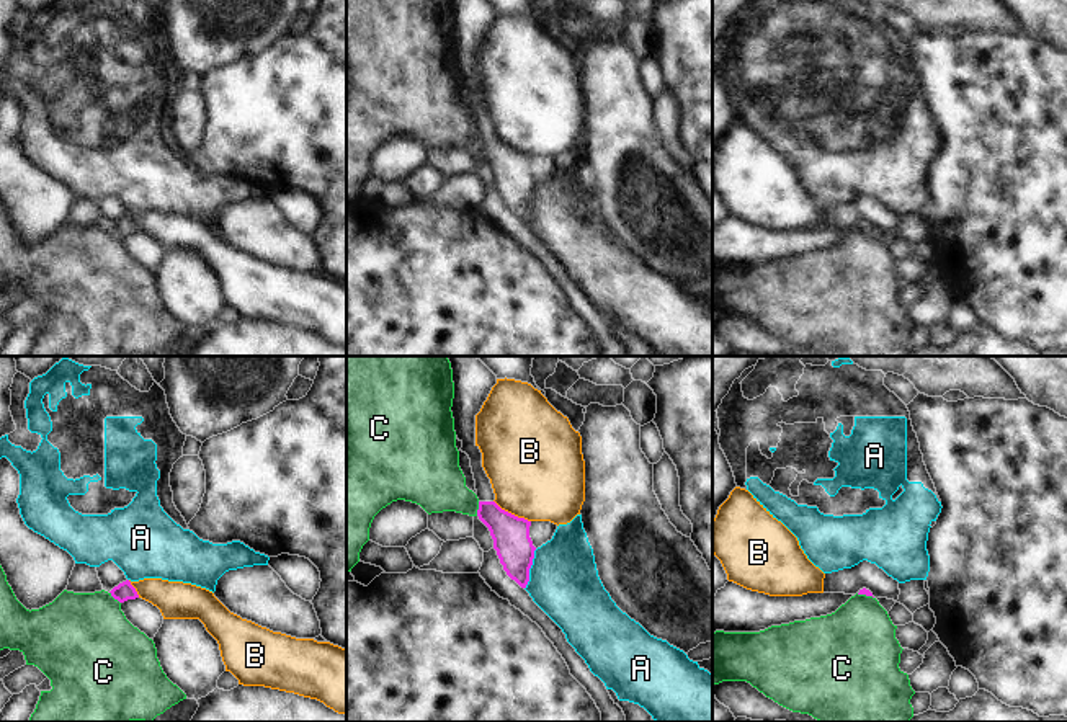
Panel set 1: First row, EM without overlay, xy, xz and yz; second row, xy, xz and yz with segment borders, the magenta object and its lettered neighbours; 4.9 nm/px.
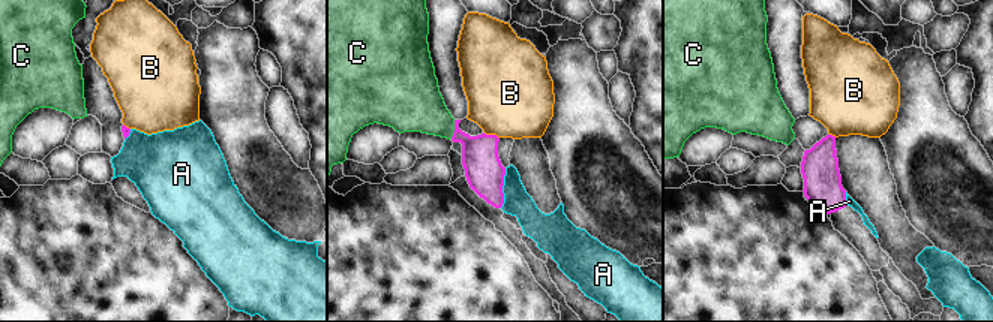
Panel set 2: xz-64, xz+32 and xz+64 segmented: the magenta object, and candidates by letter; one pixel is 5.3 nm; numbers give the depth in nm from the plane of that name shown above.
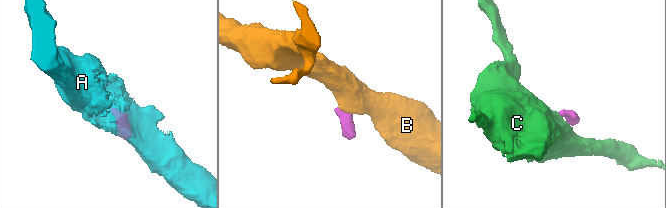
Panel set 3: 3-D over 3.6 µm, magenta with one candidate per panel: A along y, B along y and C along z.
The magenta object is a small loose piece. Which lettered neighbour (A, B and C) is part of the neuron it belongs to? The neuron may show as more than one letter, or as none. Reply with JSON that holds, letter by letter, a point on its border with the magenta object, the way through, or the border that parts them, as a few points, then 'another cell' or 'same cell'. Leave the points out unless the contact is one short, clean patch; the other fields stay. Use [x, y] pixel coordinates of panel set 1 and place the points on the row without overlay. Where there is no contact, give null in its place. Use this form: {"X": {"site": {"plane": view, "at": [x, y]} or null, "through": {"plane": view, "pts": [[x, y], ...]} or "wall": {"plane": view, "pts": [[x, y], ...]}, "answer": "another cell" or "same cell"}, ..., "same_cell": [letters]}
{"A": {"site": {"plane": "xz", "at": [530, 201]}, "wall": {"plane": "xz", "pts": [[536, 183], [525, 222]]}, "answer": "another cell"}, "B": {"site": {"plane": "xz", "at": [510, 147]}, "wall": {"plane": "xz", "pts": [[494, 134], [502, 142], [530, 155]]}, "answer": "another cell"}, "C": {"site": {"plane": "xz", "at": [479, 142]}, "wall": {"plane": "xz", "pts": [[479, 136], [476, 149]]}, "answer": "another cell"}, "same_cell": []}

